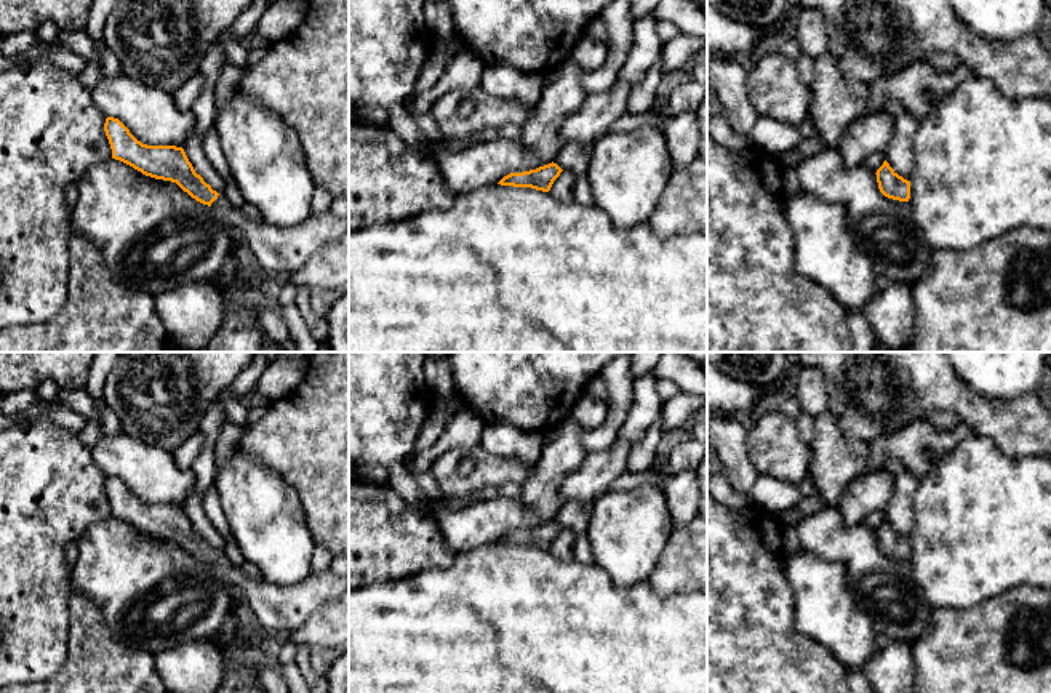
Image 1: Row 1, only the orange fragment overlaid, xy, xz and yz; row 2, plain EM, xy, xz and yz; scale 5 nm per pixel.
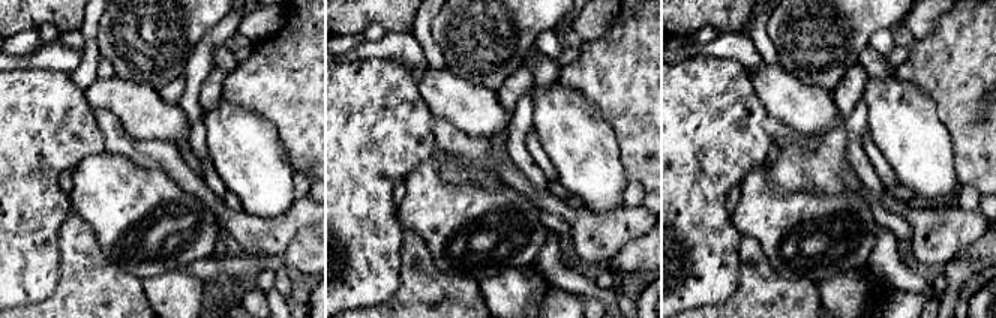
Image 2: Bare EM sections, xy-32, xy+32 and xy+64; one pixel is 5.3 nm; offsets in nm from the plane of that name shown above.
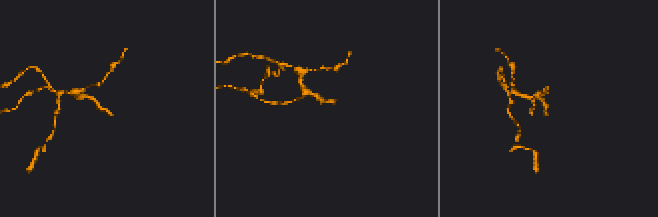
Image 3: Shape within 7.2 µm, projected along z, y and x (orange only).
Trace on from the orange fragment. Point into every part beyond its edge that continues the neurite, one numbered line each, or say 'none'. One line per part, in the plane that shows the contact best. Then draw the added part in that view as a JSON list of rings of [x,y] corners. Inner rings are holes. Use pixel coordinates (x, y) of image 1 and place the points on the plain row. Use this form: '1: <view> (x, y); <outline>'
1: xy (279, 608); [[[224,552],[218,554],[211,568],[227,586],[242,591],[267,635],[280,635],[301,627],[315,610],[349,589],[349,576],[339,576],[330,568],[312,573],[293,586],[278,586],[264,578],[251,579]]]

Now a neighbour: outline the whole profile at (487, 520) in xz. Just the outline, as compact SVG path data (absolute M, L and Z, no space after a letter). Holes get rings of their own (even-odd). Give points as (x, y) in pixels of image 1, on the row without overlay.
M571 416L557 427L557 435L542 448L534 474L525 482L520 498L480 499L464 509L438 509L445 543L454 554L498 543L510 531L523 531L549 523L561 509L558 488L582 466L585 429Z

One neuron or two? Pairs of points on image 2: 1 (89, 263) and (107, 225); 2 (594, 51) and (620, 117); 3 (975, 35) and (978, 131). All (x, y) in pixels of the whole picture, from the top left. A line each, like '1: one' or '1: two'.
1: two
2: one
3: one

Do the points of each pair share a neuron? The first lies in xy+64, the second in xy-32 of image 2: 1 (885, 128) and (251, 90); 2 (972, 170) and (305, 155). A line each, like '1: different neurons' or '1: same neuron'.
1: different neurons
2: same neuron

